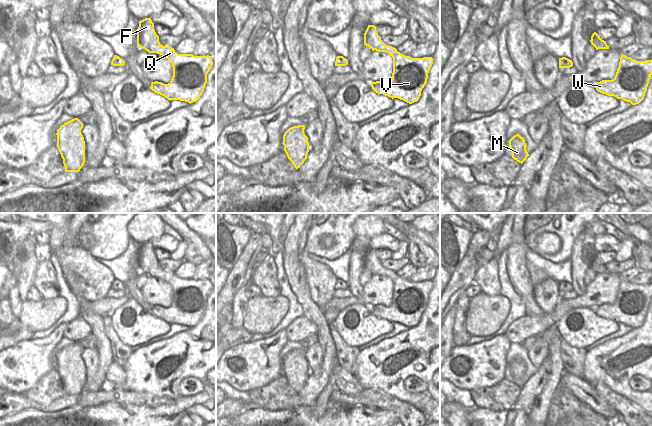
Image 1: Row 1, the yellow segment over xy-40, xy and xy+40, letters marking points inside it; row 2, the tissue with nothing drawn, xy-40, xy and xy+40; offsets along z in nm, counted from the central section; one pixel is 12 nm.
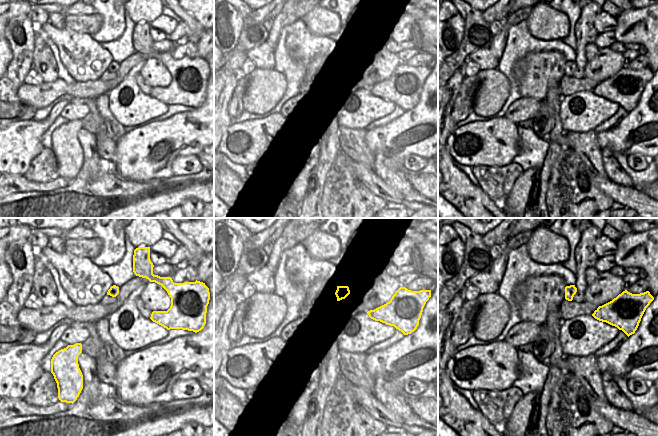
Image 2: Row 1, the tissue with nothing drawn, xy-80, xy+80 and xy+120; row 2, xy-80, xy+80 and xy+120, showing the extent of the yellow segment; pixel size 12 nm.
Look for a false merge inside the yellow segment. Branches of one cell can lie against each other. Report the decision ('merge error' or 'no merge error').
no merge error

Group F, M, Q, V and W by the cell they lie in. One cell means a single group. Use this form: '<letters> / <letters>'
F M Q V W

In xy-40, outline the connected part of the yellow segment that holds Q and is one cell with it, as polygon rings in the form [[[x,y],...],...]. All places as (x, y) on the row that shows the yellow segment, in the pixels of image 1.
[[[151,18],[139,21],[137,45],[149,53],[162,55],[172,63],[171,81],[168,84],[152,82],[152,91],[170,101],[180,100],[190,104],[200,98],[207,83],[207,74],[213,65],[212,56],[178,54],[174,48],[161,45]]]

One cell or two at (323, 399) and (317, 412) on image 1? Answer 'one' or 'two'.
one

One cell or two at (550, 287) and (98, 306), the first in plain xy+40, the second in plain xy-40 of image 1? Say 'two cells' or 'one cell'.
two cells

